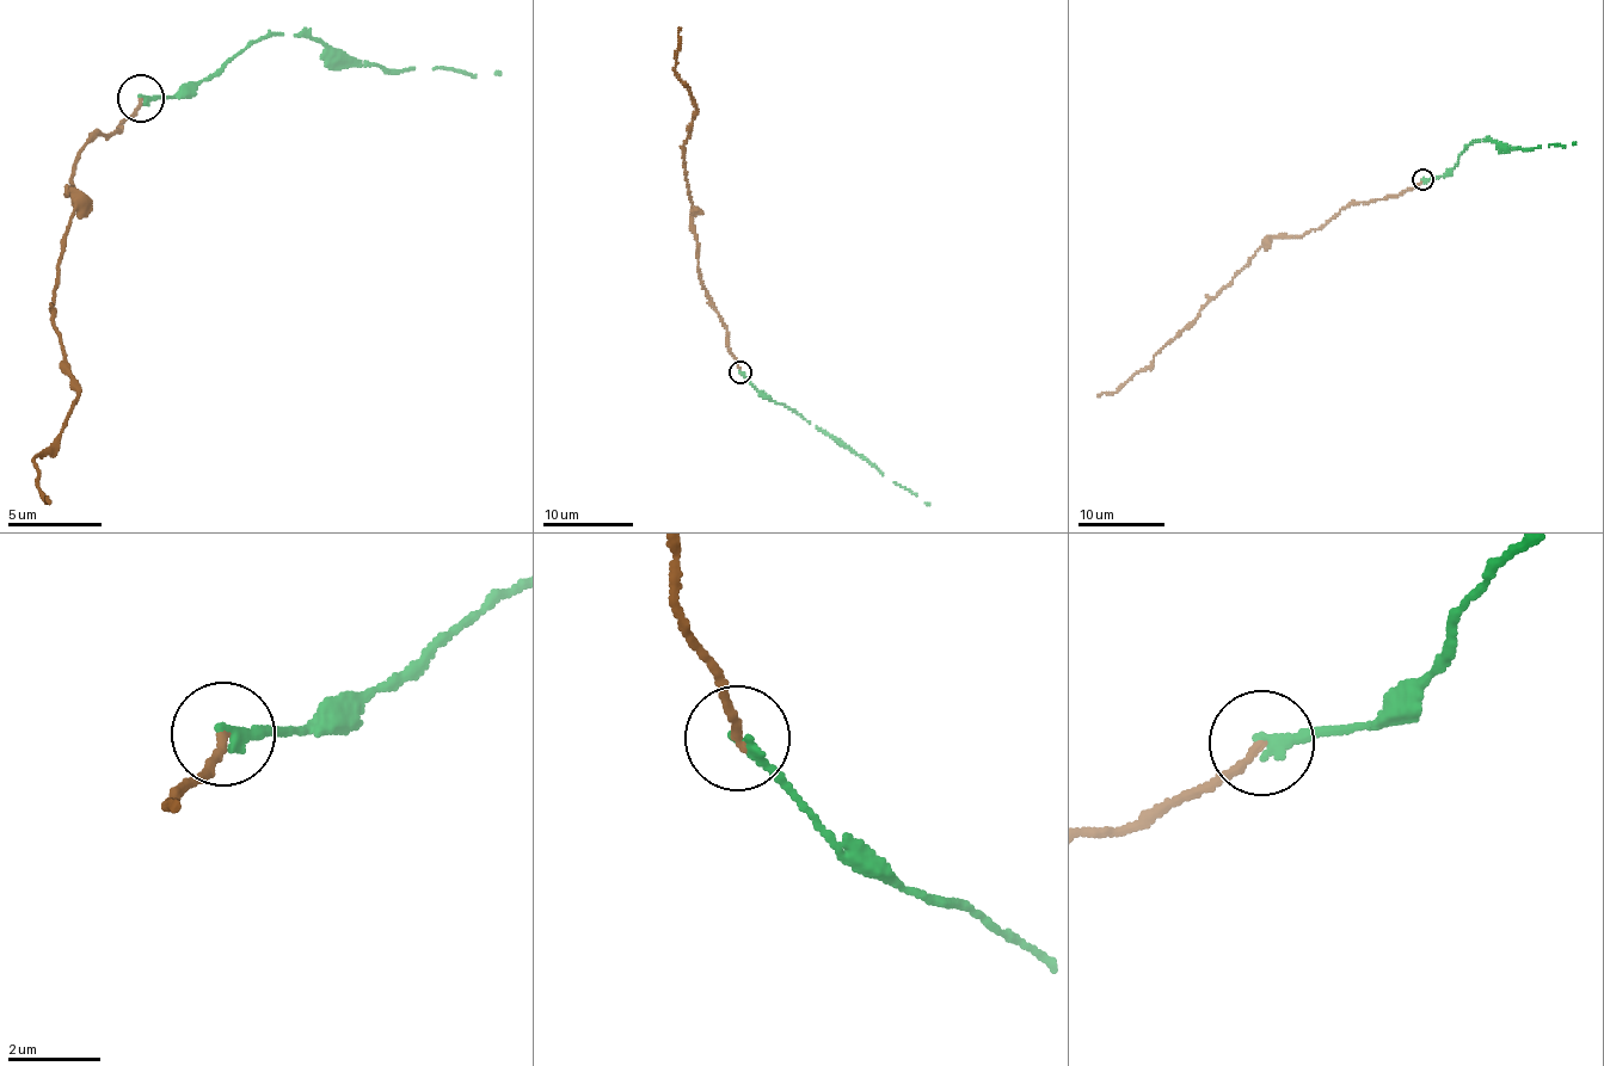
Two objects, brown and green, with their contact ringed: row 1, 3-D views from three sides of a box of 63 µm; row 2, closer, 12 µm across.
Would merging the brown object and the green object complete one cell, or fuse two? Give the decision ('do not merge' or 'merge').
merge

